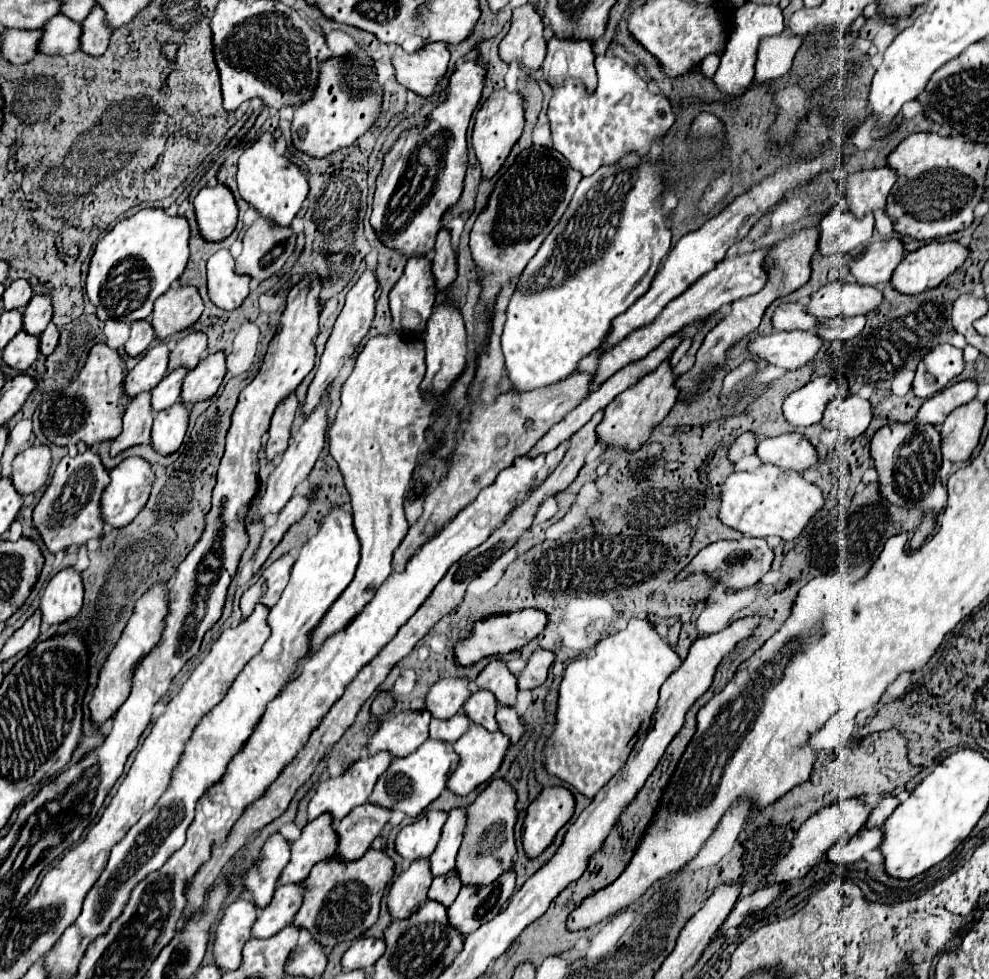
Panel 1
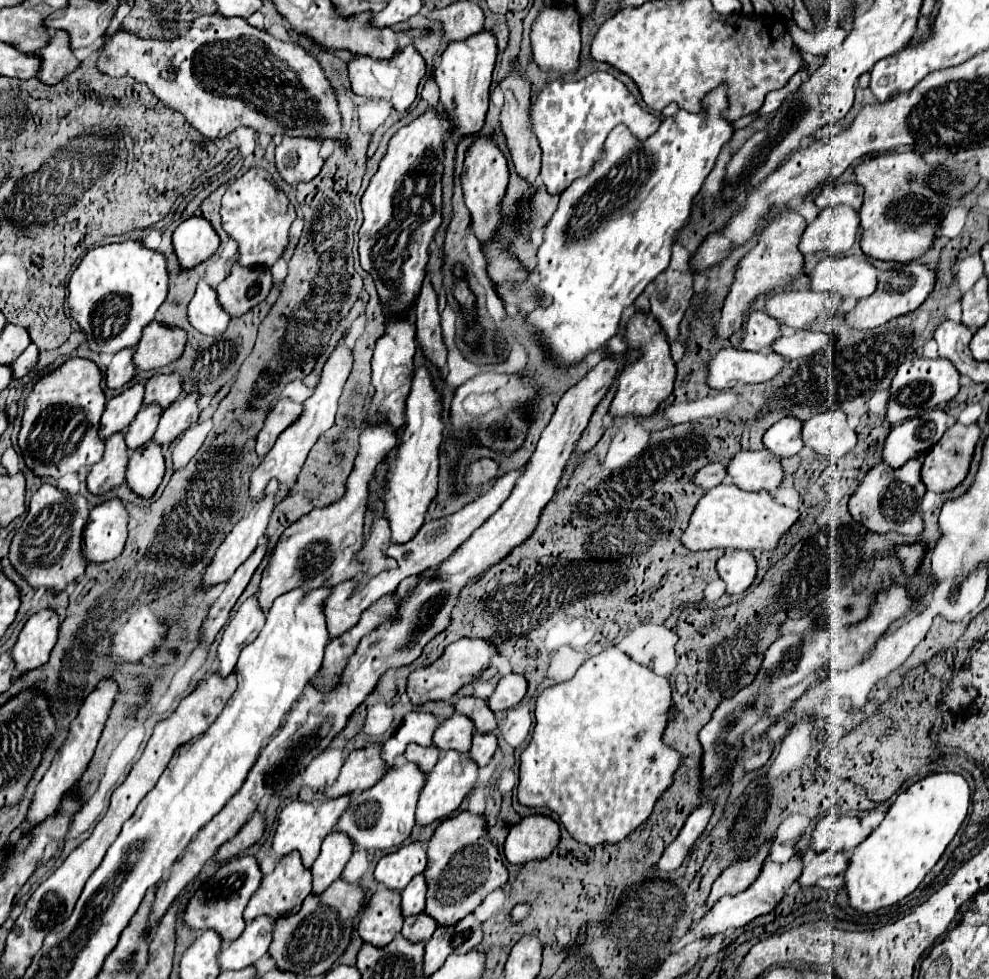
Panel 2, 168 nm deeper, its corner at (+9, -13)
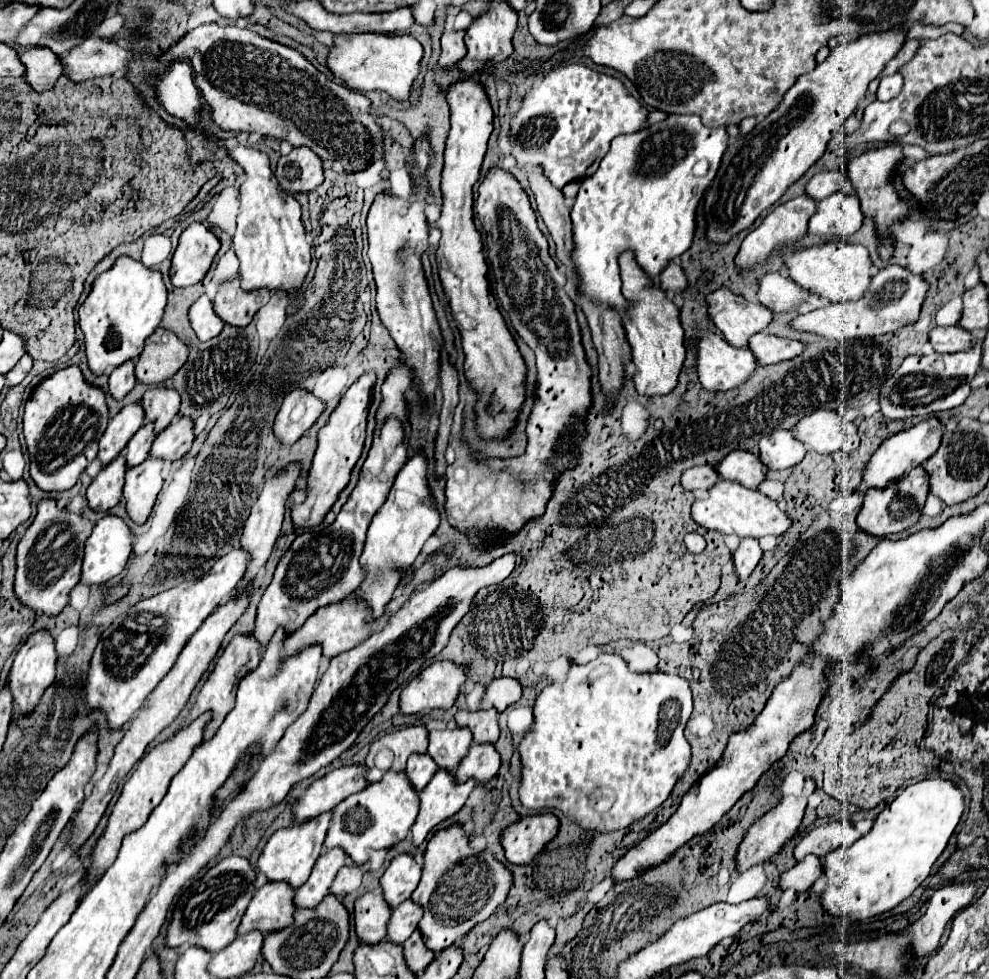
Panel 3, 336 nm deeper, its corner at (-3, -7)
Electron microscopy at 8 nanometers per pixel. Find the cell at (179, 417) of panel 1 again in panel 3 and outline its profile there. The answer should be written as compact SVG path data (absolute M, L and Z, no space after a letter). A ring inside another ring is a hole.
M148 459L140 463L138 467L132 467L126 471L126 485L124 485L124 503L128 517L142 525L146 523L156 495L162 489L162 465L160 459Z

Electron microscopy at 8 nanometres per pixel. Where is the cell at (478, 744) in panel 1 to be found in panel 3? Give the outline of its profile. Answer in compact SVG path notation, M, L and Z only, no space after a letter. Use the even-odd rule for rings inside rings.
M438 771L432 781L420 791L420 811L412 825L412 845L420 847L428 833L446 821L448 817L456 815L462 805L466 803L468 795L474 789L474 779L456 785L450 771Z

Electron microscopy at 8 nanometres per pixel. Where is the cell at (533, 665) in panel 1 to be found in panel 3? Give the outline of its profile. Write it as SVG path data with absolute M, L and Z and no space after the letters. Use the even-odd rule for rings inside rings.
M500 677L500 679L494 679L486 685L486 693L480 701L480 709L486 709L488 707L494 707L498 713L502 713L506 707L514 705L522 695L522 687L516 679L510 679L510 677Z

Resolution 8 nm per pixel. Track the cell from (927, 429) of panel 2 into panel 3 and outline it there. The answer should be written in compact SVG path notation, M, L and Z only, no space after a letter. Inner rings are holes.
M926 419L902 433L896 433L892 437L888 437L868 459L862 481L858 487L850 489L850 493L858 493L864 495L868 489L882 489L882 487L890 487L892 483L898 483L900 479L904 479L914 467L922 465L930 455L936 453L936 449L940 447L940 439L942 439L942 431L944 427L934 419Z

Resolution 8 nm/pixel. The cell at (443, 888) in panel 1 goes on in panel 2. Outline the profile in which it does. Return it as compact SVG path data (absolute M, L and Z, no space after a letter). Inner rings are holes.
M418 913L414 917L406 917L402 935L410 941L428 941L436 927L438 927L438 923L434 921L434 917L426 915L426 913Z

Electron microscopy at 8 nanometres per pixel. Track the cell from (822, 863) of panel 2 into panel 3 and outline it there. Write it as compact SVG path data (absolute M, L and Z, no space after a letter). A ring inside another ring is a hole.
M808 855L800 863L796 863L792 869L784 871L778 879L778 889L794 889L798 893L808 891L812 883L822 875L822 861L816 855Z

